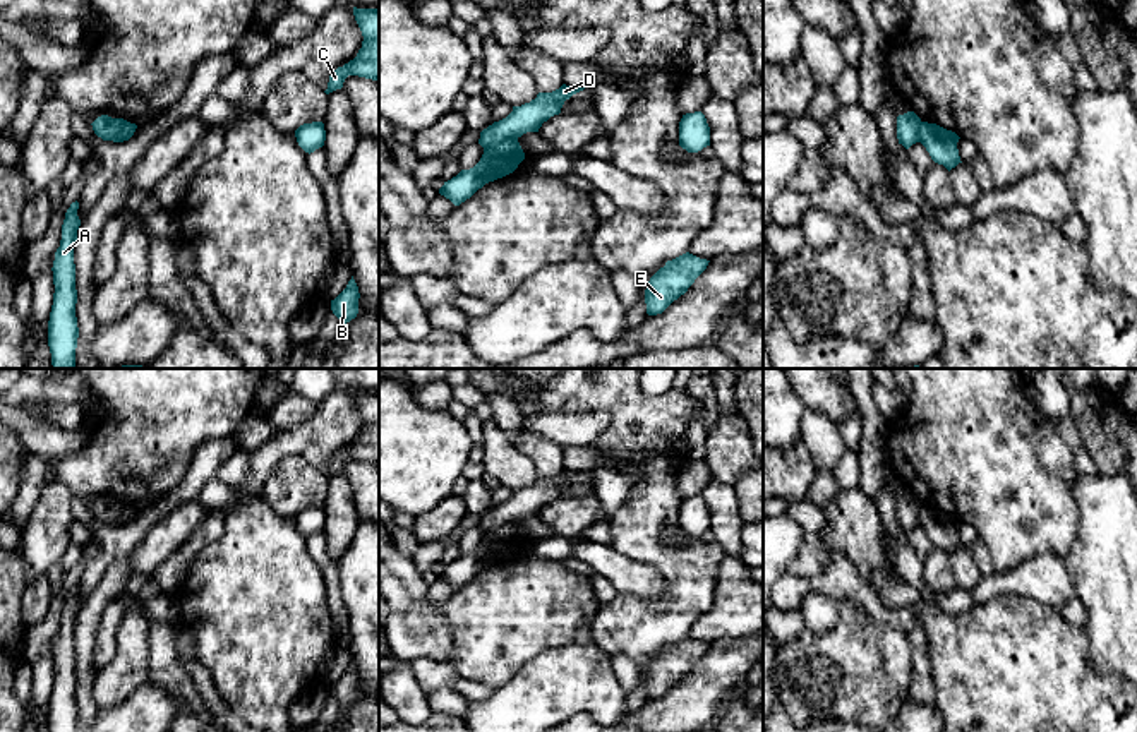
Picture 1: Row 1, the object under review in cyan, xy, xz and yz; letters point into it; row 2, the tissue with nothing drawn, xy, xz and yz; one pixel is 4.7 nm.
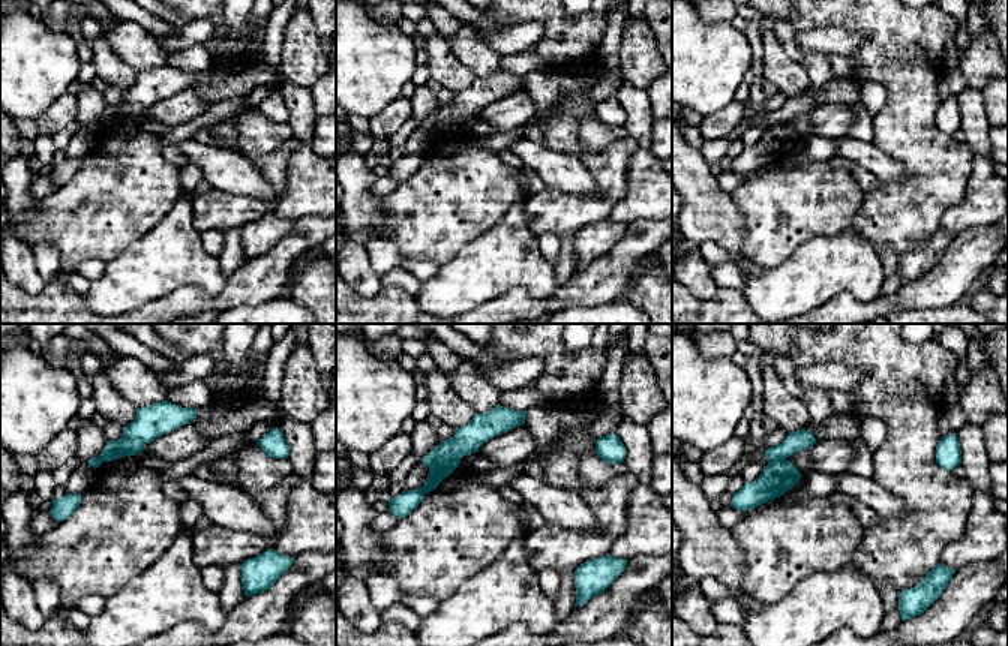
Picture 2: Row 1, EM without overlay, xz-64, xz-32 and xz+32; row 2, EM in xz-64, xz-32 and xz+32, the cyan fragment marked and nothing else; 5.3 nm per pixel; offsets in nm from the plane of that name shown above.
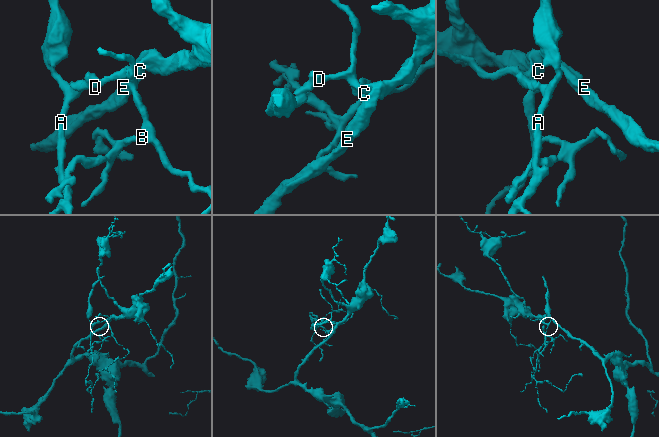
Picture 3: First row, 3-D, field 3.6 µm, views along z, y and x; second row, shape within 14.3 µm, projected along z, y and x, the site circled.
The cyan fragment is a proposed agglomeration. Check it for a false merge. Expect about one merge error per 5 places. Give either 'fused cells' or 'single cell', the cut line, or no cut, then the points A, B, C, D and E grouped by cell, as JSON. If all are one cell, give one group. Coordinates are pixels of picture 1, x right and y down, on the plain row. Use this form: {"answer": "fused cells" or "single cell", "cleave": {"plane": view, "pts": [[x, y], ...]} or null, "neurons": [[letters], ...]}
{"answer": "fused cells", "cleave": {"plane": "xz", "pts": [[517, 522], [484, 534]]}, "neurons": [["A"], ["B", "C", "D", "E"]]}

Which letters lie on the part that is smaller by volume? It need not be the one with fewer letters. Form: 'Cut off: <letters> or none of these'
Cut off: A

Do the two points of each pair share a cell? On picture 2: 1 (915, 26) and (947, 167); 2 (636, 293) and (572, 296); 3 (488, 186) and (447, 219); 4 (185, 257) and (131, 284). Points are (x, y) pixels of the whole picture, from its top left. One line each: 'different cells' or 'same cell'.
1: same cell
2: different cells
3: same cell
4: same cell

